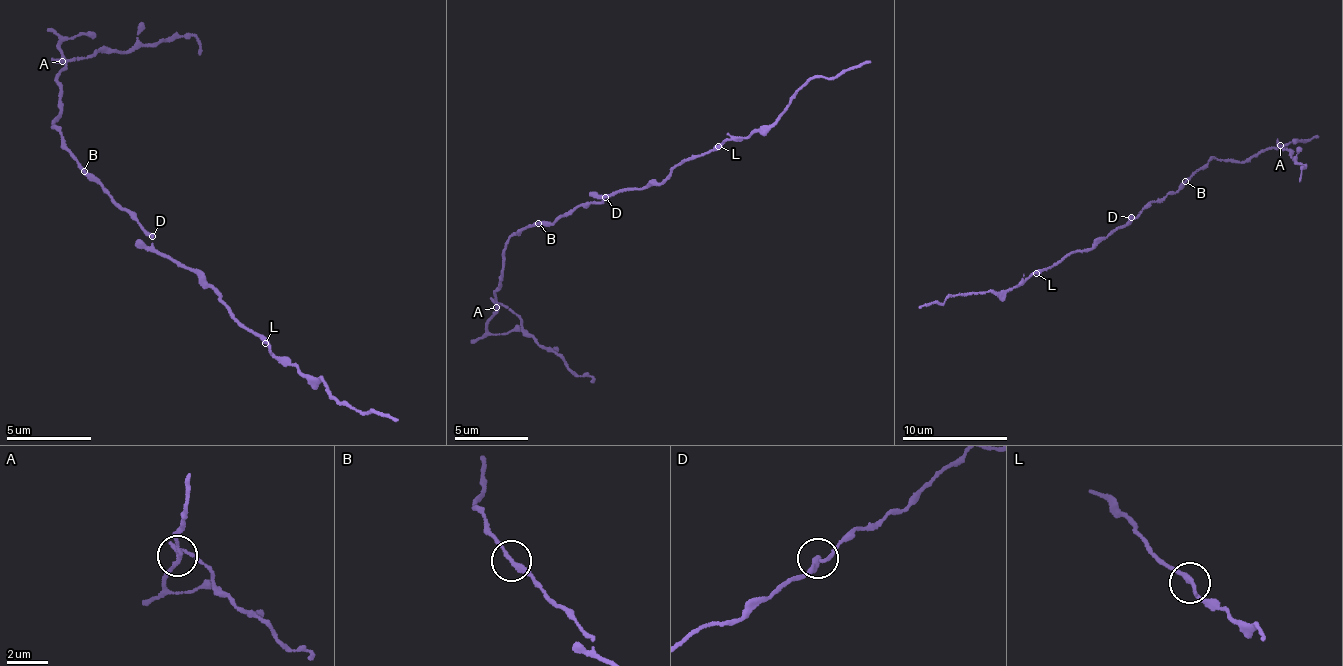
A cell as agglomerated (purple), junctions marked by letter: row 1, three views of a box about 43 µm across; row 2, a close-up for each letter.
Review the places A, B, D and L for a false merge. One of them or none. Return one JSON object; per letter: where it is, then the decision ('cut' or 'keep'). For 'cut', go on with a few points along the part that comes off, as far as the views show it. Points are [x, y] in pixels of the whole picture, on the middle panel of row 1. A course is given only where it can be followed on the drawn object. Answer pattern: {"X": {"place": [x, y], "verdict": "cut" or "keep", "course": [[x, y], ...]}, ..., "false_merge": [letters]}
{"A": {"place": [496, 307], "verdict": "cut", "course": [[495, 306], [502, 303], [577, 375], [591, 377], [590, 383]]}, "B": {"place": [538, 223], "verdict": "keep"}, "D": {"place": [605, 197], "verdict": "keep"}, "L": {"place": [718, 146], "verdict": "keep"}, "false_merge": ["A"]}

